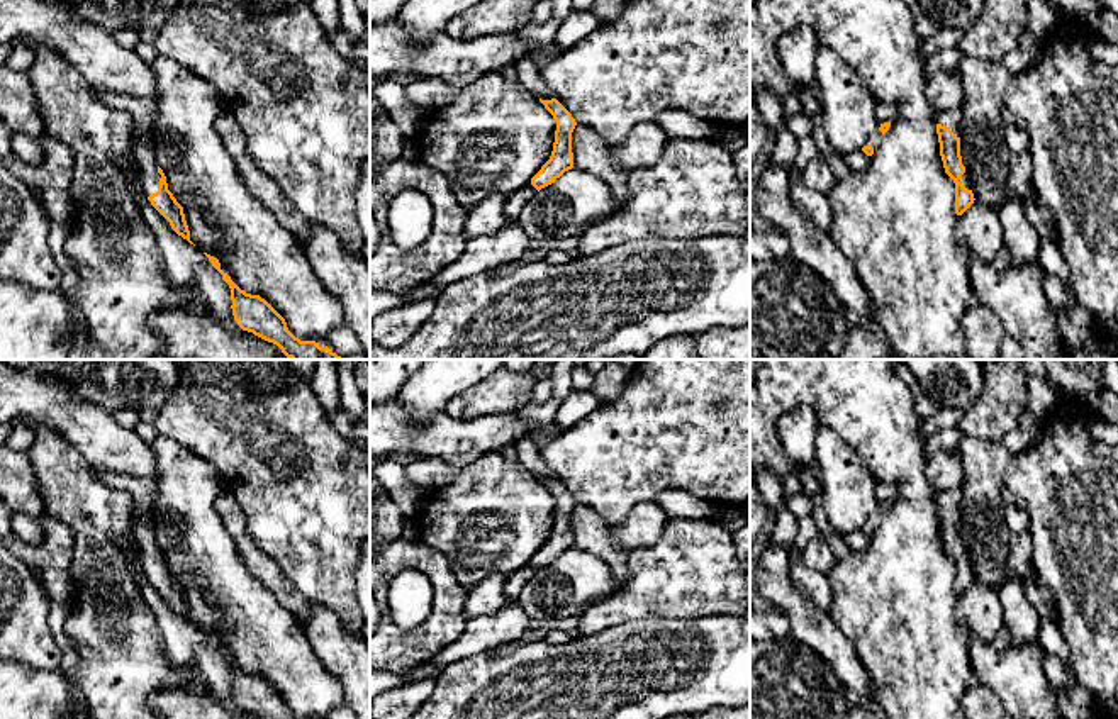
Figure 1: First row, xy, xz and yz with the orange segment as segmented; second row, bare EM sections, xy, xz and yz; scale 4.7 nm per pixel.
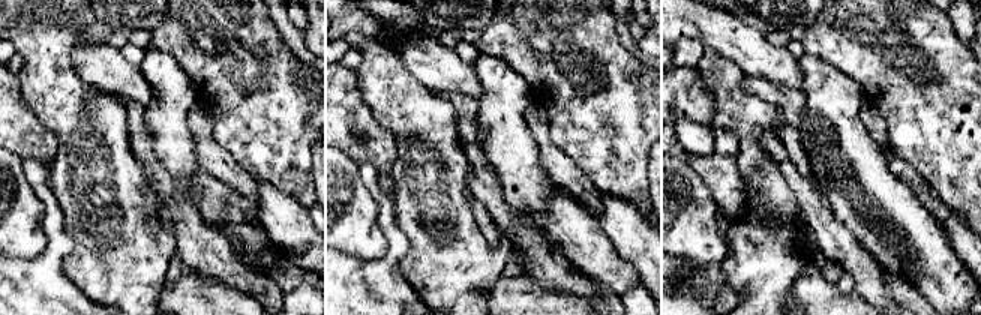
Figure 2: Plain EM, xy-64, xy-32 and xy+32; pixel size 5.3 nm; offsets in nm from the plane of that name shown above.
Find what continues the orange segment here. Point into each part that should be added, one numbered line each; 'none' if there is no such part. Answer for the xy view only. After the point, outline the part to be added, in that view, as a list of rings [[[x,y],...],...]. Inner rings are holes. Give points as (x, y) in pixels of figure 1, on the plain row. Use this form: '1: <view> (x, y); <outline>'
1: xy (143, 490); [[[95,466],[97,477],[110,488],[122,490],[132,497],[131,539],[143,561],[144,575],[158,571],[159,558],[154,536],[153,504],[158,493],[154,478],[129,477]]]

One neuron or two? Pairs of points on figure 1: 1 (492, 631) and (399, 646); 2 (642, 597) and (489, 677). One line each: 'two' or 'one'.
1: two
2: two

